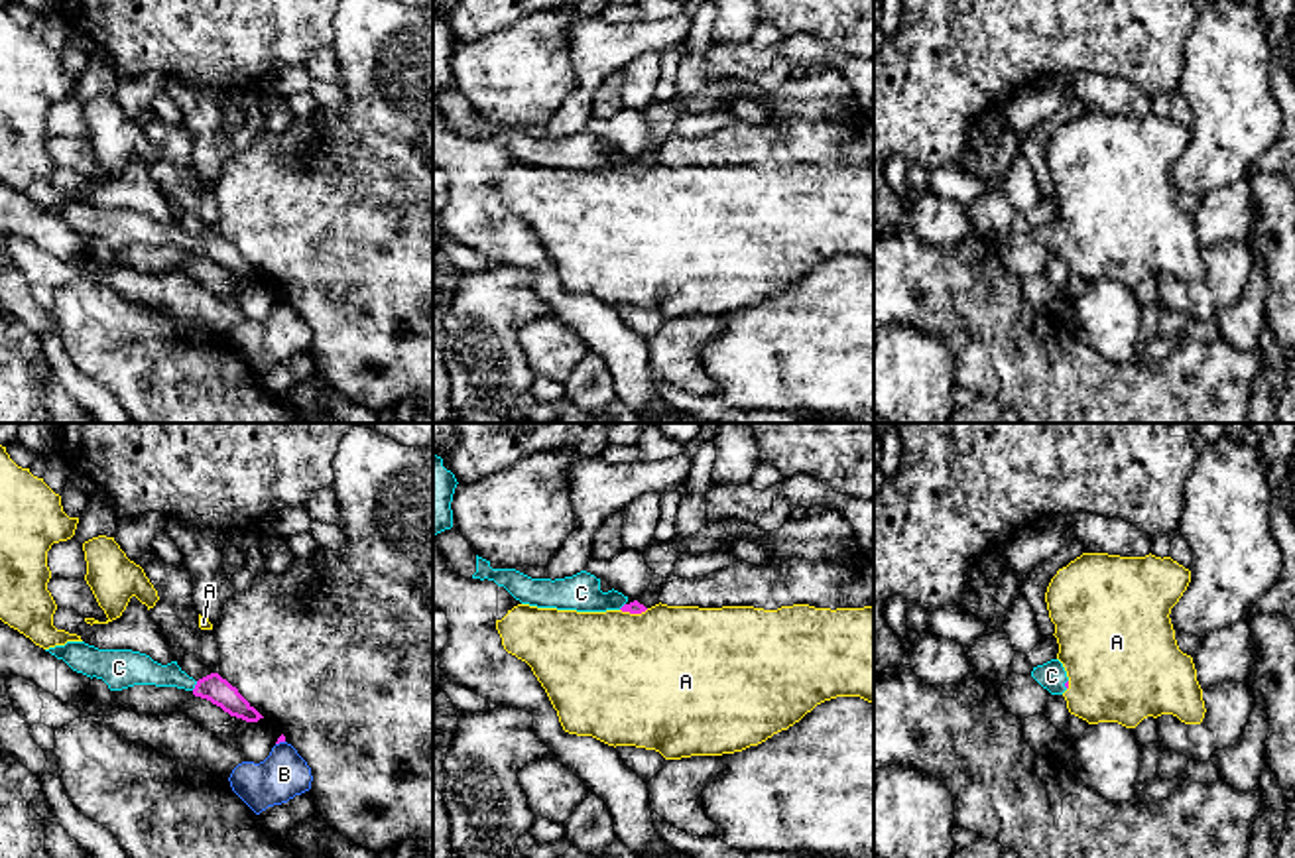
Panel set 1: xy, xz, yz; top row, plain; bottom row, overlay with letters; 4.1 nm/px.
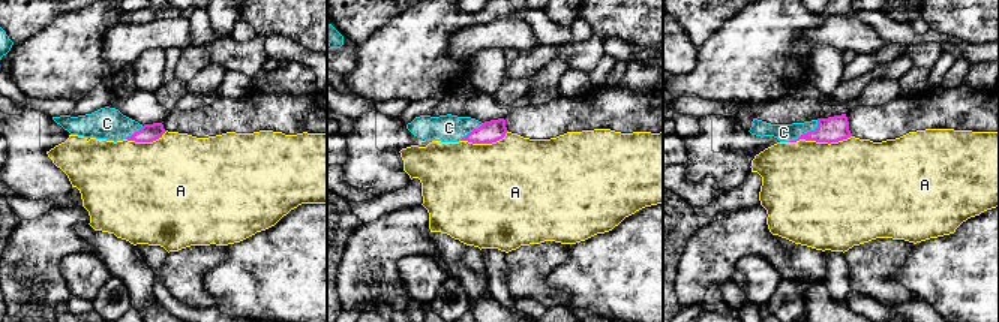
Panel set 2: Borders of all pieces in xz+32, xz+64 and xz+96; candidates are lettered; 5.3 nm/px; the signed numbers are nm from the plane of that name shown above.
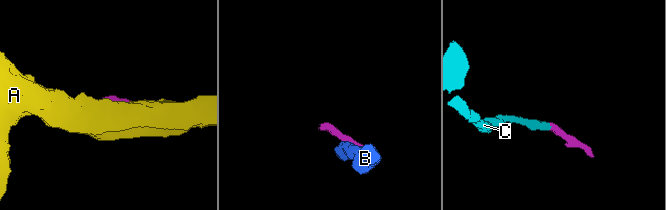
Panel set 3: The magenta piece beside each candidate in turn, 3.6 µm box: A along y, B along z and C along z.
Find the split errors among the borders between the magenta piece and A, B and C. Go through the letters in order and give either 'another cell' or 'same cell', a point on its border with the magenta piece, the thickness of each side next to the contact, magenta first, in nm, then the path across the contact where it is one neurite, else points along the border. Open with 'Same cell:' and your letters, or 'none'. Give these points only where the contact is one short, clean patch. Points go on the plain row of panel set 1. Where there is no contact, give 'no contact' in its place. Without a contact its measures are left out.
Same cell: C
A: another cell | xz (634, 172) | 50/500 nm
B: another cell | xy (280, 300) | 30/200 nm | along xy (284, 300), (276, 304)
C: same cell | xy (195, 245) | 110/130 nm | across xy (213, 246), (195, 245), (138, 227)

